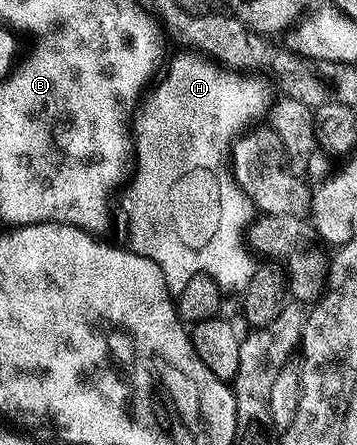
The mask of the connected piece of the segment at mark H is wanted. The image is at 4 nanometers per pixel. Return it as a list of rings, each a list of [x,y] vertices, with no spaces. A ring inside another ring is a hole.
[[[181,49],[177,53],[178,55],[173,60],[171,60],[172,58],[168,60],[168,63],[170,63],[169,68],[167,68],[168,63],[164,68],[164,71],[166,70],[165,76],[163,76],[163,71],[160,78],[152,84],[148,94],[142,98],[133,116],[131,140],[133,143],[135,166],[132,168],[131,178],[124,184],[123,190],[120,192],[120,195],[122,194],[121,211],[125,214],[125,227],[129,230],[129,243],[127,242],[127,247],[128,250],[139,253],[151,261],[155,261],[155,265],[159,265],[159,269],[163,269],[163,277],[167,281],[167,289],[169,290],[169,294],[174,297],[180,293],[183,285],[187,285],[187,281],[191,281],[191,277],[195,277],[196,275],[211,277],[221,286],[222,292],[229,293],[229,291],[237,291],[237,293],[241,293],[244,292],[245,286],[251,281],[255,270],[255,262],[253,263],[254,256],[247,246],[247,232],[249,224],[255,218],[255,208],[253,202],[244,195],[241,191],[241,186],[237,184],[236,179],[233,177],[231,170],[231,148],[234,140],[242,132],[268,116],[269,108],[275,102],[275,87],[268,78],[266,78],[267,80],[260,79],[259,76],[253,75],[254,73],[242,73],[240,70],[232,70],[194,50]]]

